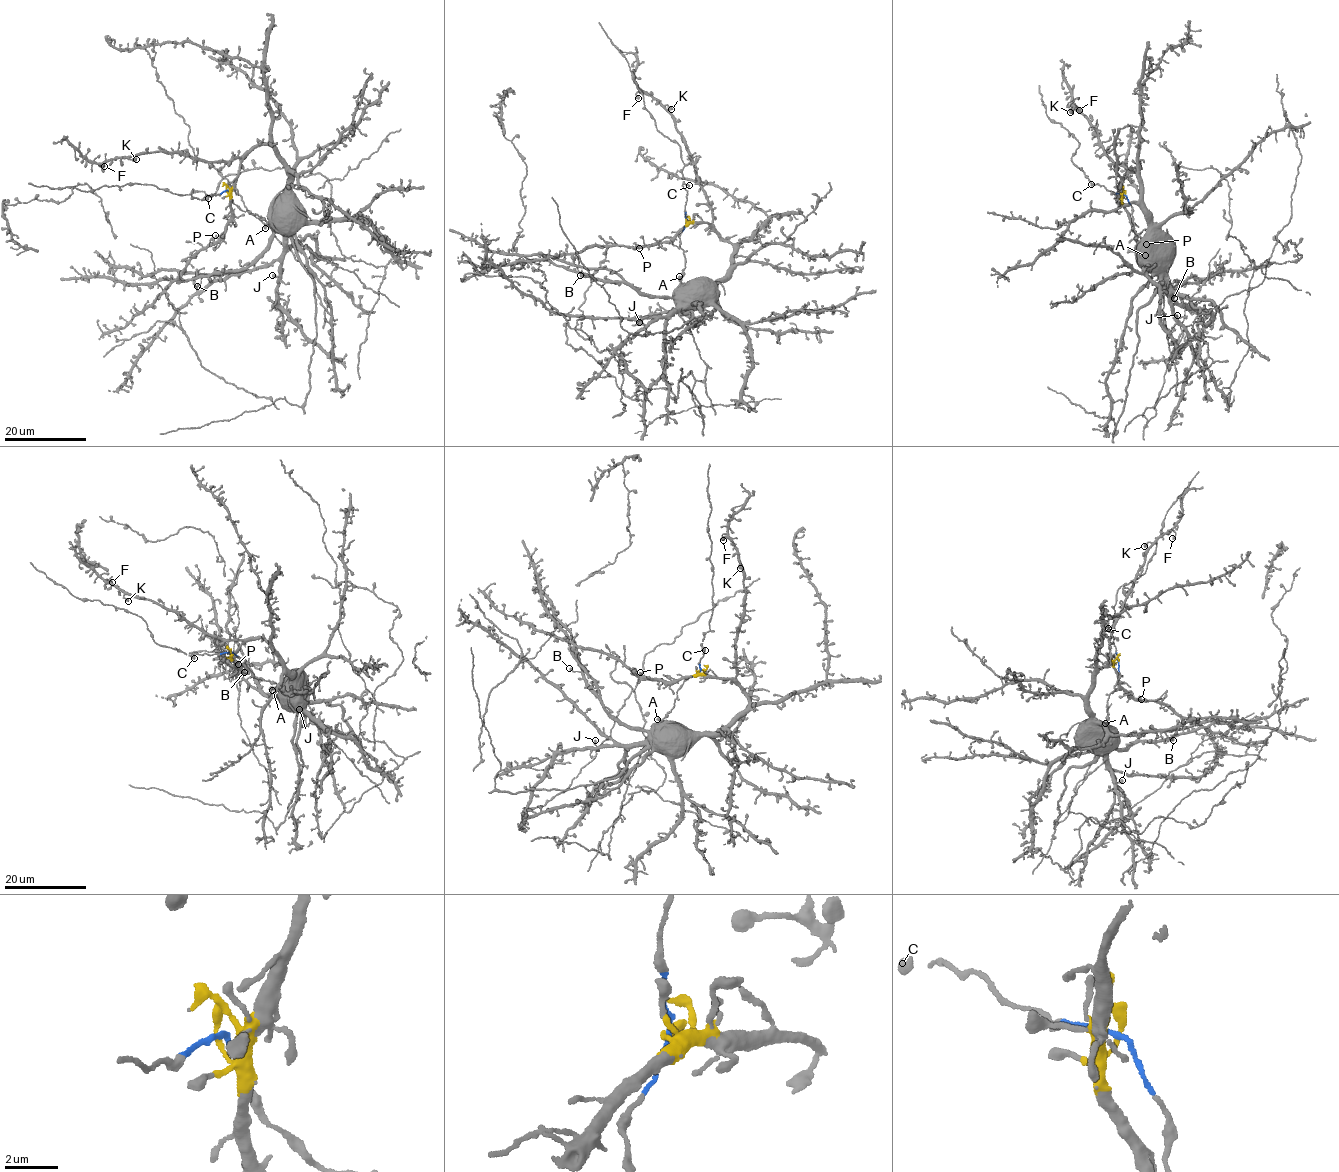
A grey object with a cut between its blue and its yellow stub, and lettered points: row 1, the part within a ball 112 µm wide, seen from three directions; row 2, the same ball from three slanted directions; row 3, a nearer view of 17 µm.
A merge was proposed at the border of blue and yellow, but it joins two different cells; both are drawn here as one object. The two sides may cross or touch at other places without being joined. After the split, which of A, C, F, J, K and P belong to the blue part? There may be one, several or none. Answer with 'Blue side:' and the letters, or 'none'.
Blue side: A, C

